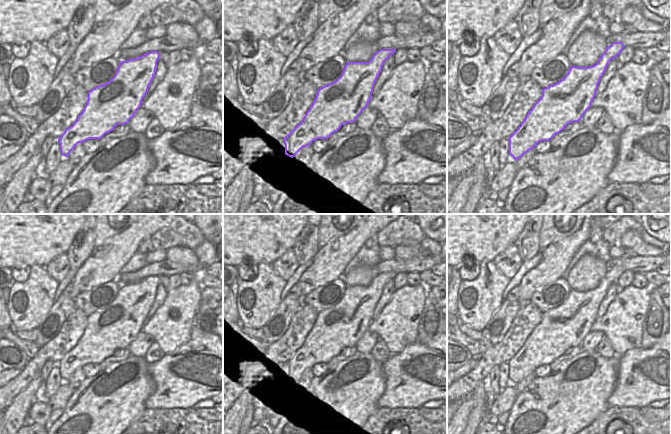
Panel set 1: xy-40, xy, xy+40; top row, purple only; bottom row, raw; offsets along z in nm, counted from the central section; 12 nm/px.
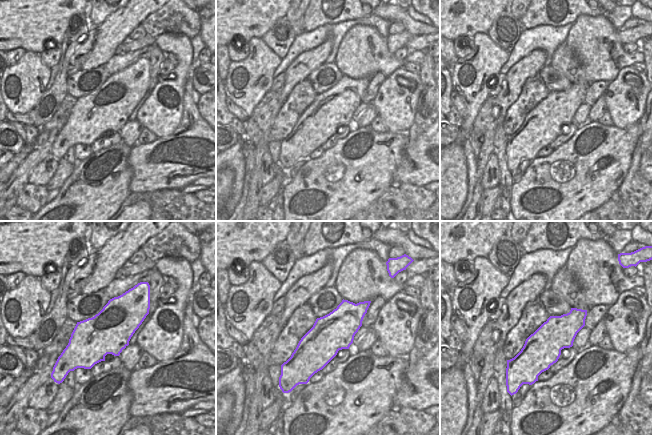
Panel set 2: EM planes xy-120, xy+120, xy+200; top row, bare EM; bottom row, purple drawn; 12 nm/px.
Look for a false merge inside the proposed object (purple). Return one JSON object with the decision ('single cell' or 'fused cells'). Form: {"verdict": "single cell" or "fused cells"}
{"verdict": "single cell"}

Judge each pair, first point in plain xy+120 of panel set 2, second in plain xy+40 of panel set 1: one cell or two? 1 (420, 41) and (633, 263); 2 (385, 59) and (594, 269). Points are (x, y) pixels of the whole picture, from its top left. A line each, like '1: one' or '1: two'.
1: one
2: one

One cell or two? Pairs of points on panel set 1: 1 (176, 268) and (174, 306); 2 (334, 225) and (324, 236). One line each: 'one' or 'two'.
1: two
2: one

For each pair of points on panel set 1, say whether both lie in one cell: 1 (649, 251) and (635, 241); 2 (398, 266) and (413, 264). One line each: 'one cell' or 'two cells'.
1: one cell
2: one cell

